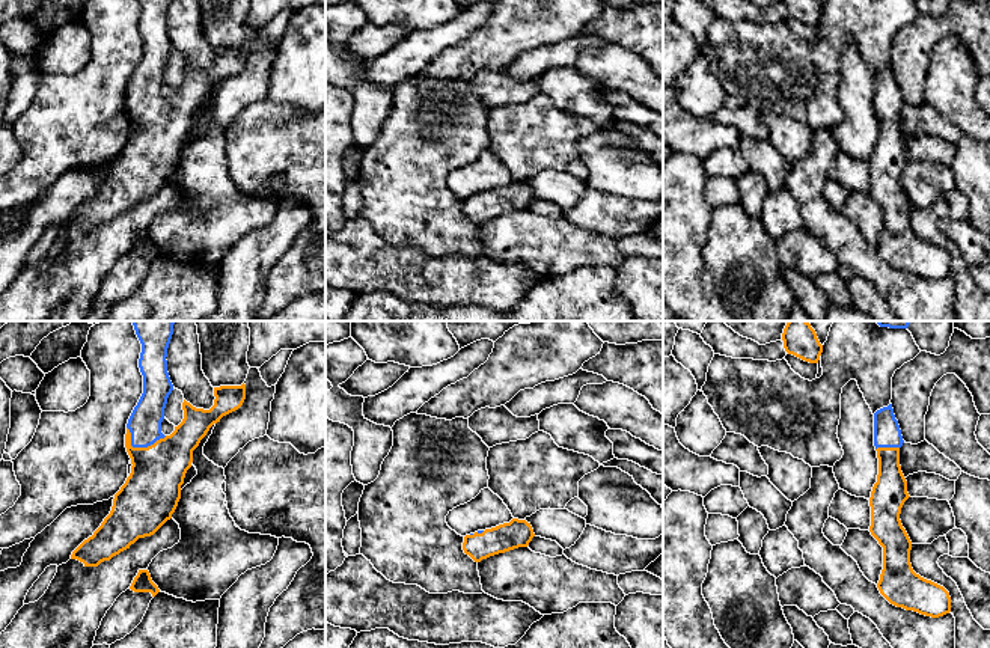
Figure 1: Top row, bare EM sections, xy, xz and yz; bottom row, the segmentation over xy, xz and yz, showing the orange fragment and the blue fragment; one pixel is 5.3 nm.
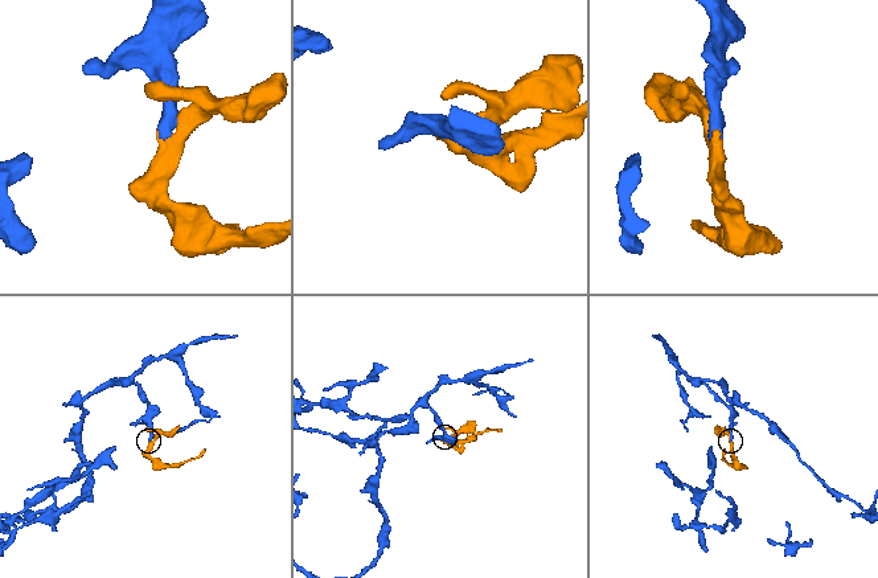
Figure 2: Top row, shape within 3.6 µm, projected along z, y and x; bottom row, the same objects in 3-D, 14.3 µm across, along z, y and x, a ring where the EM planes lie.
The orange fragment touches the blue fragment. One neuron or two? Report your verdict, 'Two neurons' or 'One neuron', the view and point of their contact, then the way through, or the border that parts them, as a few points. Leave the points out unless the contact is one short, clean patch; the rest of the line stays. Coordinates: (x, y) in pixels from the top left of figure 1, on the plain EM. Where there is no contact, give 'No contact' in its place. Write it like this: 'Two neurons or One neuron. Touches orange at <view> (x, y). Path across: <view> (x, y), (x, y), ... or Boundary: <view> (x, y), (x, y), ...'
One neuron. Touches orange at xy (140, 110). Path across: xy (151, 155), (151, 121), (140, 110), (145, 85)

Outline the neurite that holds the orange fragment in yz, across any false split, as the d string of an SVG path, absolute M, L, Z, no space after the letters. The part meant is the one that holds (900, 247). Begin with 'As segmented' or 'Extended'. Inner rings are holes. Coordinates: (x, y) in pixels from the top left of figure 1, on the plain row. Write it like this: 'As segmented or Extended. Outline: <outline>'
Extended. Outline: M892 66L877 72L874 75L874 109L878 137L869 160L869 194L883 209L883 232L877 250L897 270L939 280L951 274L949 255L913 234L912 203L900 182L901 170L910 160L900 128L903 105Z

